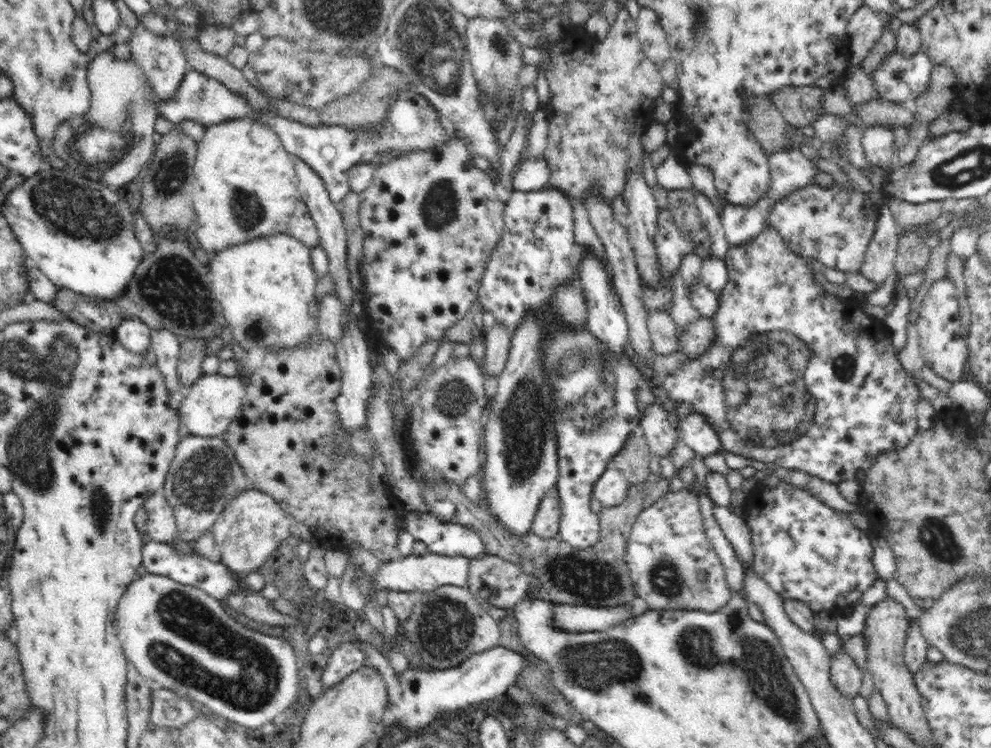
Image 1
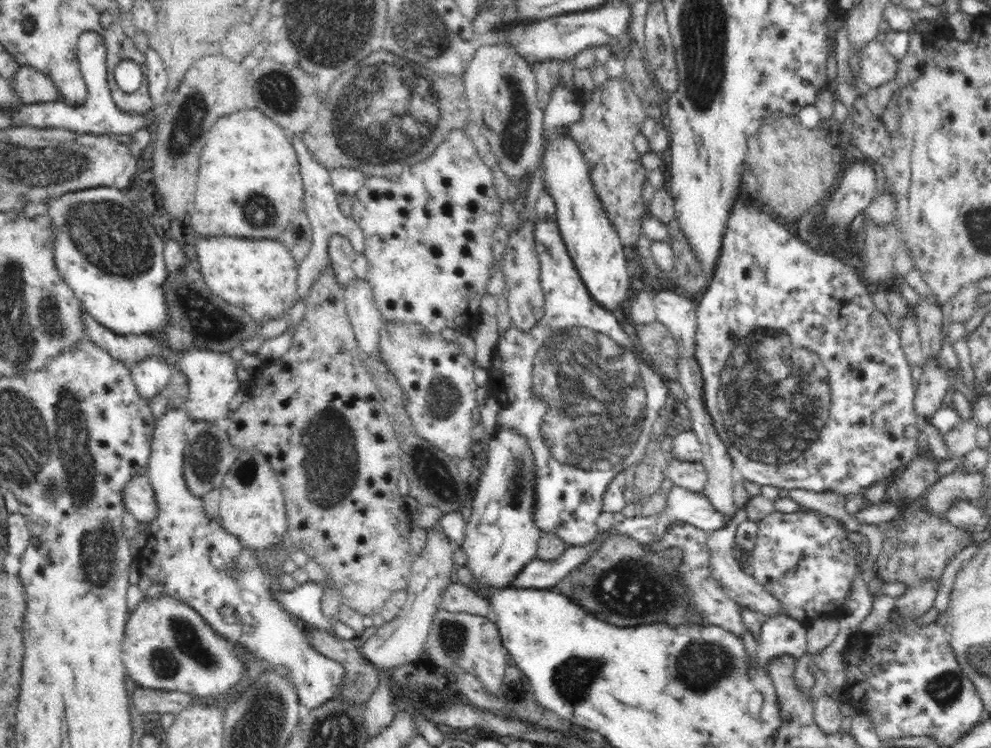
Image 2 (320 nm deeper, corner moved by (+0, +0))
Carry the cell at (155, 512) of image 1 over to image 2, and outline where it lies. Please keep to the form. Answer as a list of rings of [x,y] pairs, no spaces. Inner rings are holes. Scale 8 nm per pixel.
[[[146,474],[130,478],[122,491],[125,510],[142,523],[150,524],[157,517],[155,492]]]

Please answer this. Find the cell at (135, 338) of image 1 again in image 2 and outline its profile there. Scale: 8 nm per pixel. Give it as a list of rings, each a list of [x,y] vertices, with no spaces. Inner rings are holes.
[[[153,356],[136,362],[130,370],[138,394],[146,400],[152,400],[158,394],[167,391],[166,388],[174,374],[168,362]]]

